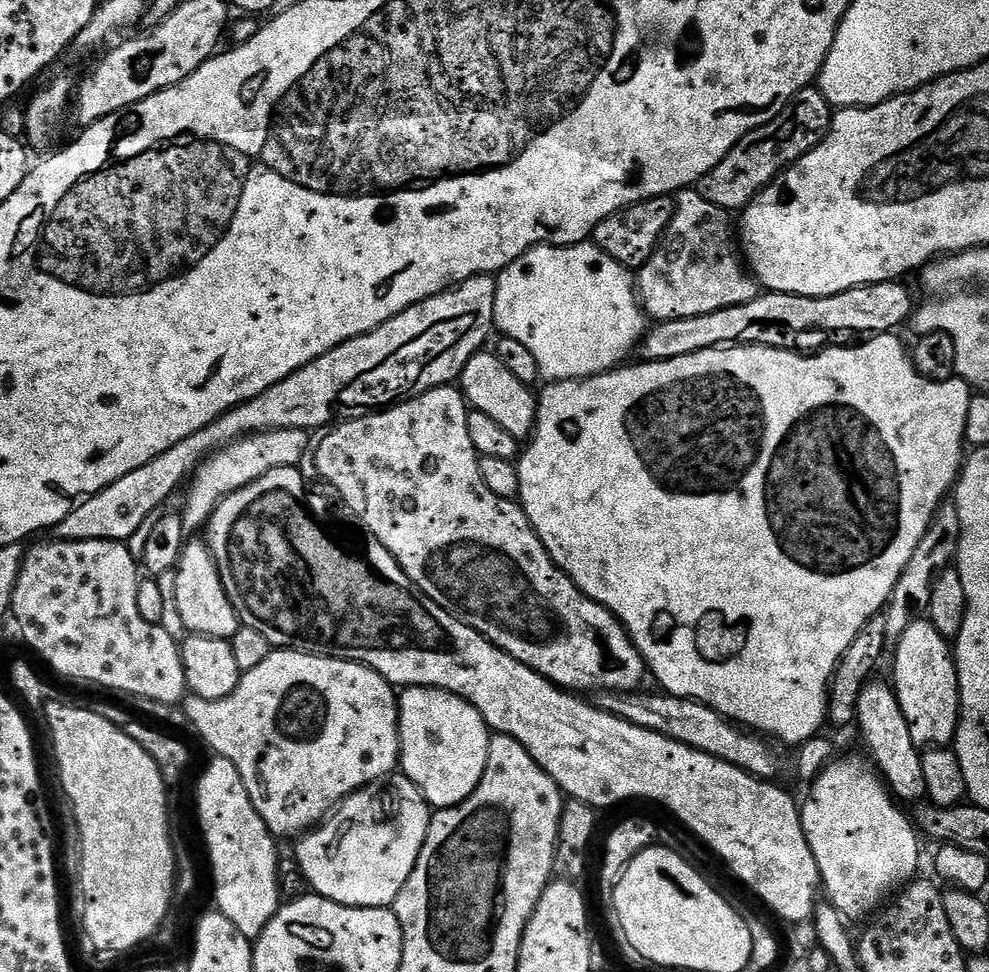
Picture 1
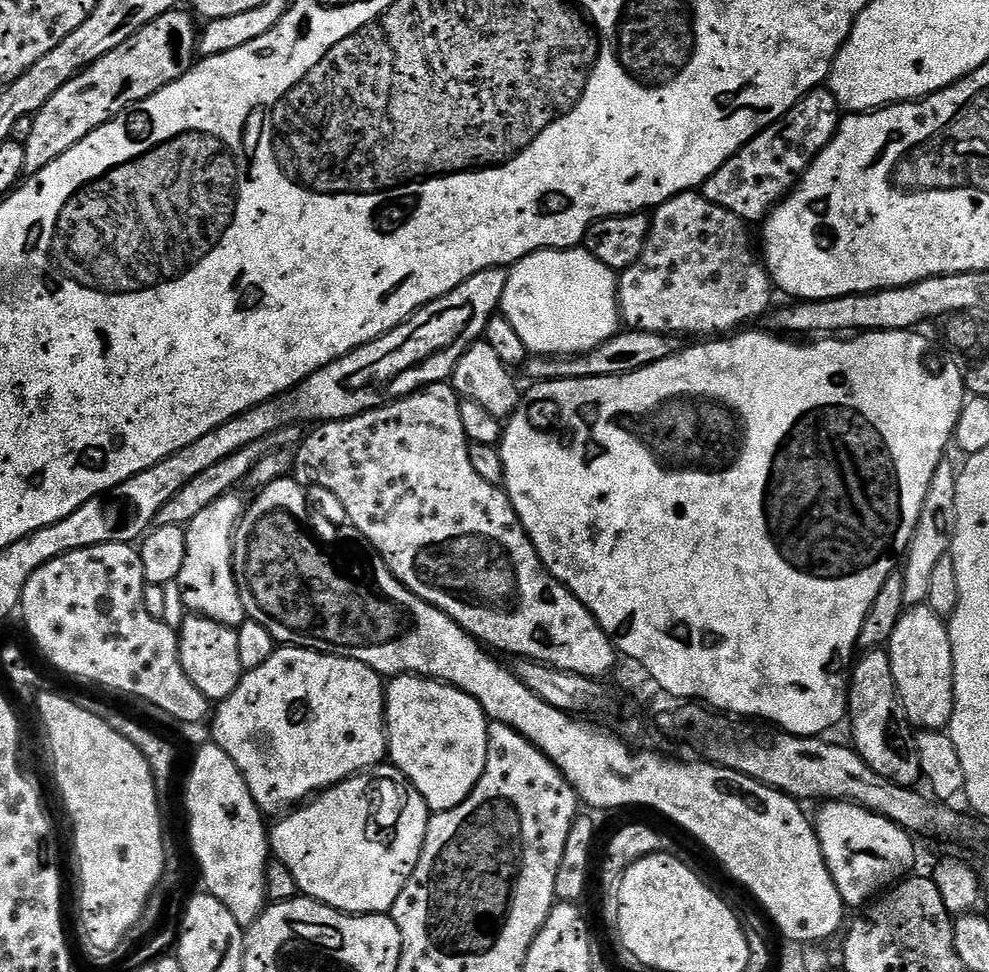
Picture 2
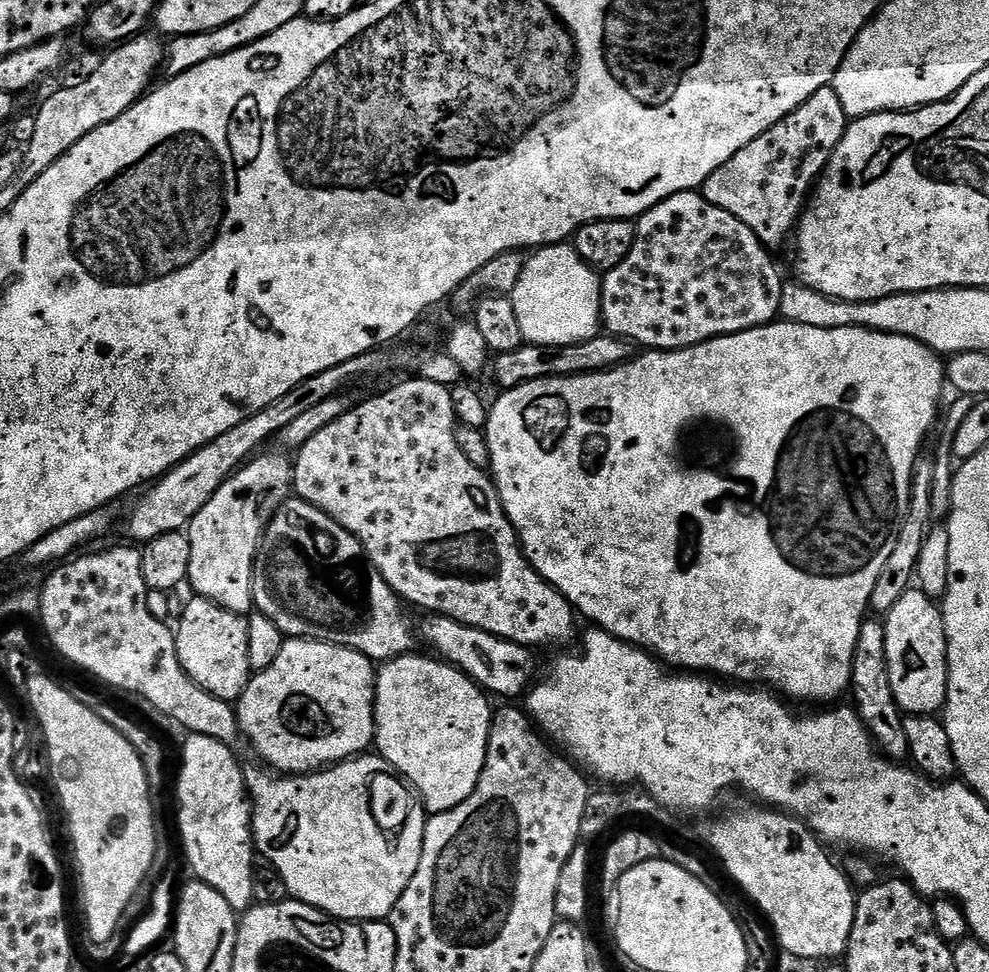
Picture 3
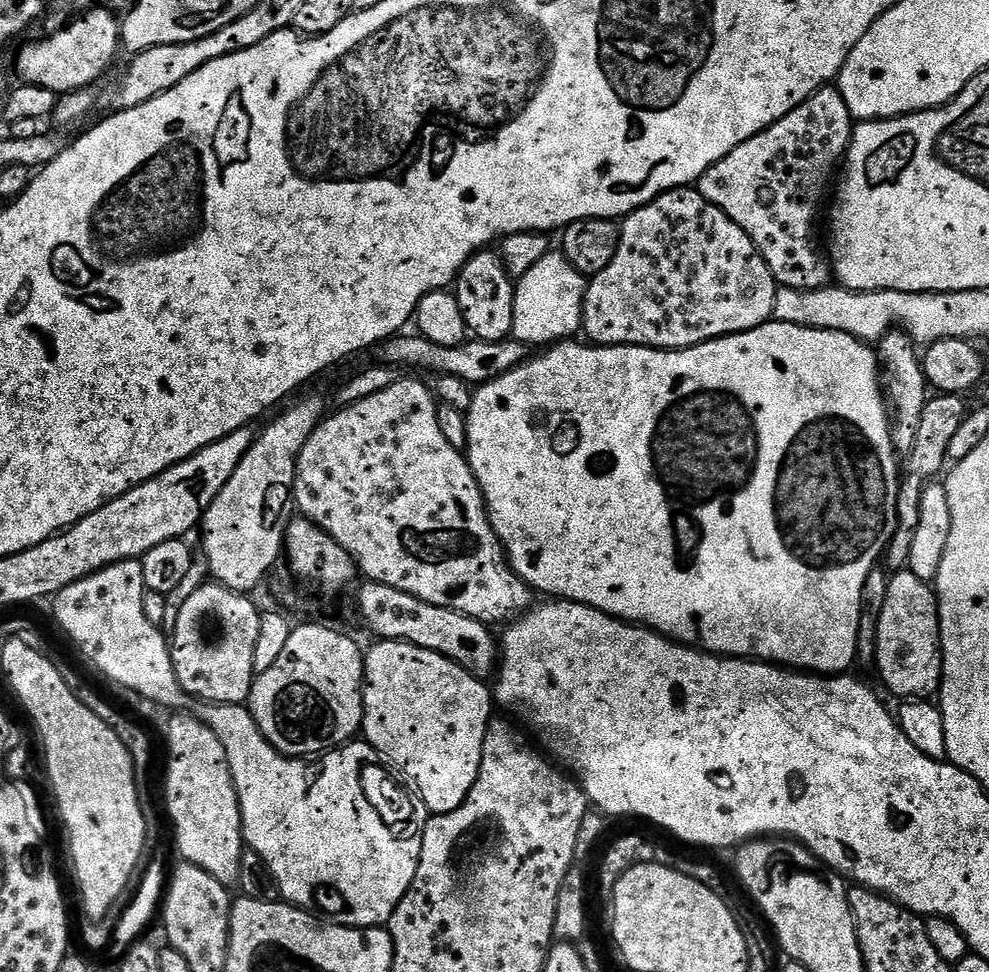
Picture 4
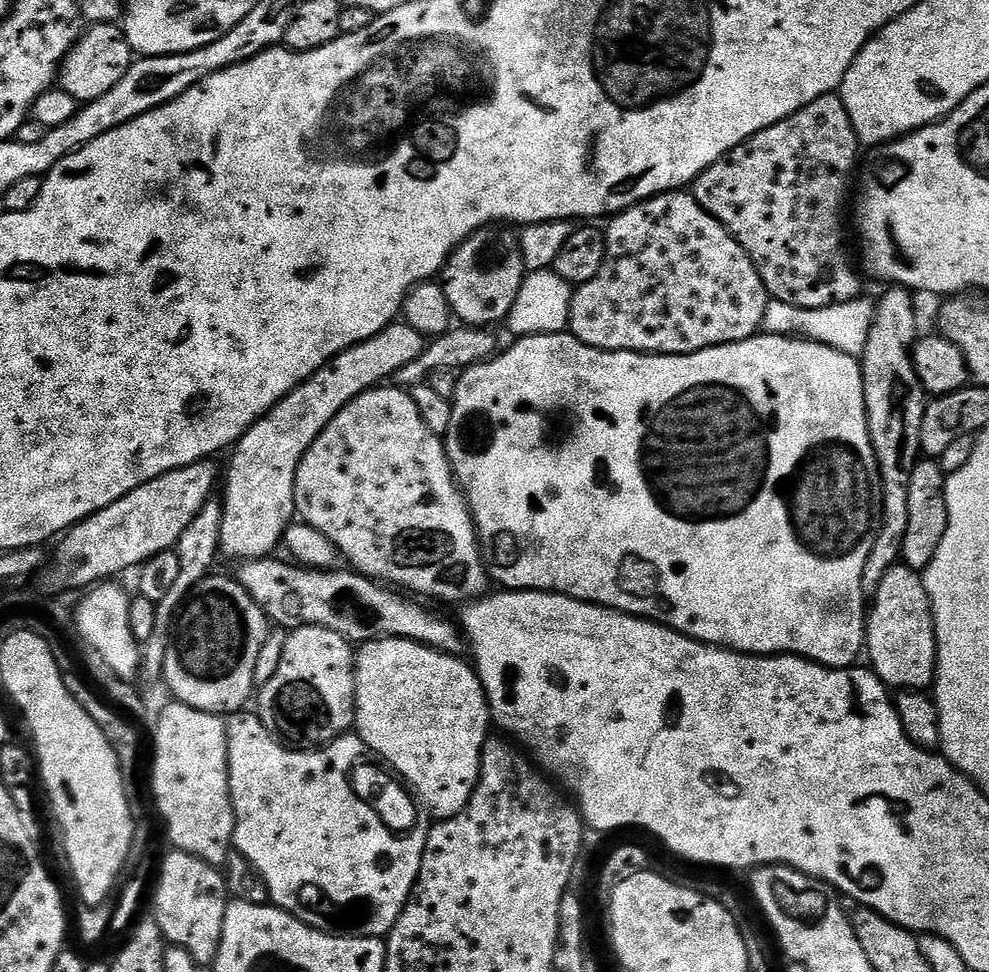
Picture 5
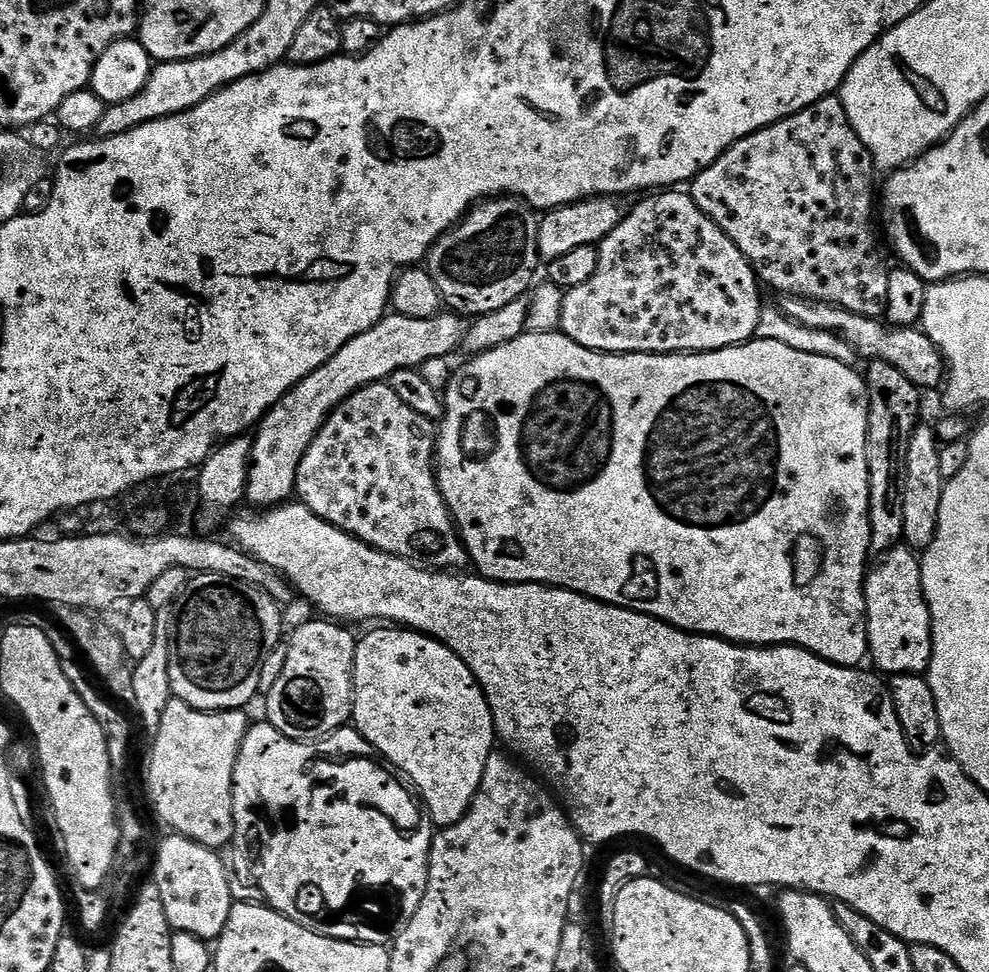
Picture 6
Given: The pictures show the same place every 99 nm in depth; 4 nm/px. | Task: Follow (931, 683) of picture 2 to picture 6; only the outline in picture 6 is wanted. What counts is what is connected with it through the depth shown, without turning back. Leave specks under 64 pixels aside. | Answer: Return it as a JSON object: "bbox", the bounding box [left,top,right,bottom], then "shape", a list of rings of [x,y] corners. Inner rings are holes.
{"bbox":[864,546,932,676],"shape":[[[897,546],[883,553],[880,565],[867,573],[864,581],[864,597],[868,611],[868,650],[881,673],[892,676],[927,673],[928,663],[932,661],[932,615],[924,597],[922,574],[920,573],[921,557],[907,546]]]}

